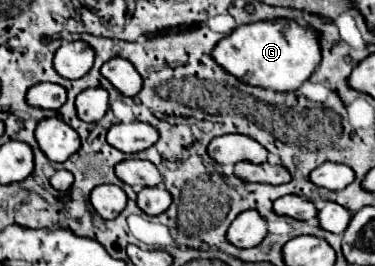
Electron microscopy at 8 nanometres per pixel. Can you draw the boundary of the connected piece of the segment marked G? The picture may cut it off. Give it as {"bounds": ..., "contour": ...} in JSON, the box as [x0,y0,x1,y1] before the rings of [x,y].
{"bounds":[214,18,322,92],"contour":[[[276,18],[276,20],[260,20],[252,24],[244,24],[236,28],[230,36],[222,38],[214,52],[214,60],[252,86],[264,86],[276,92],[298,90],[320,66],[322,62],[322,44],[320,32],[310,28],[308,24],[300,24],[298,20]]]}

